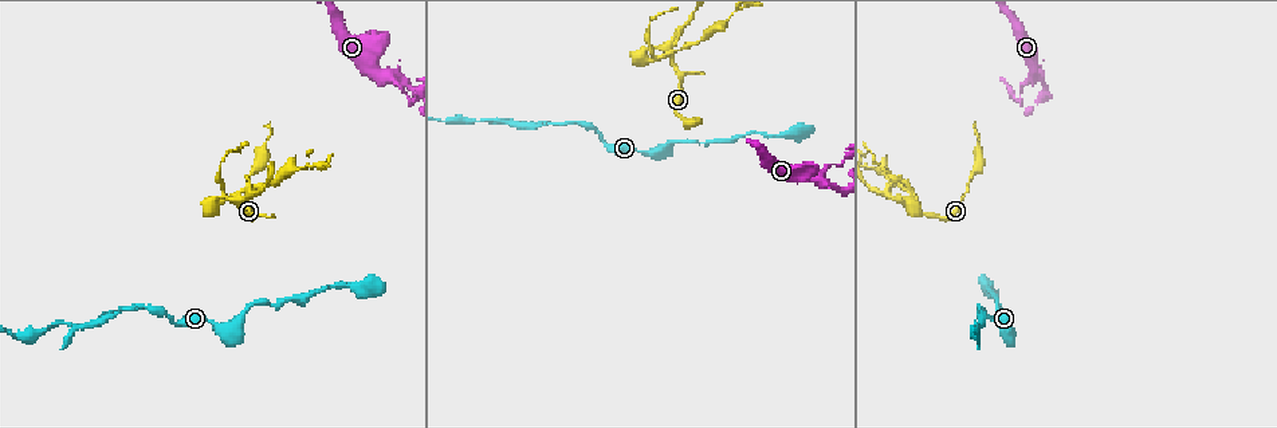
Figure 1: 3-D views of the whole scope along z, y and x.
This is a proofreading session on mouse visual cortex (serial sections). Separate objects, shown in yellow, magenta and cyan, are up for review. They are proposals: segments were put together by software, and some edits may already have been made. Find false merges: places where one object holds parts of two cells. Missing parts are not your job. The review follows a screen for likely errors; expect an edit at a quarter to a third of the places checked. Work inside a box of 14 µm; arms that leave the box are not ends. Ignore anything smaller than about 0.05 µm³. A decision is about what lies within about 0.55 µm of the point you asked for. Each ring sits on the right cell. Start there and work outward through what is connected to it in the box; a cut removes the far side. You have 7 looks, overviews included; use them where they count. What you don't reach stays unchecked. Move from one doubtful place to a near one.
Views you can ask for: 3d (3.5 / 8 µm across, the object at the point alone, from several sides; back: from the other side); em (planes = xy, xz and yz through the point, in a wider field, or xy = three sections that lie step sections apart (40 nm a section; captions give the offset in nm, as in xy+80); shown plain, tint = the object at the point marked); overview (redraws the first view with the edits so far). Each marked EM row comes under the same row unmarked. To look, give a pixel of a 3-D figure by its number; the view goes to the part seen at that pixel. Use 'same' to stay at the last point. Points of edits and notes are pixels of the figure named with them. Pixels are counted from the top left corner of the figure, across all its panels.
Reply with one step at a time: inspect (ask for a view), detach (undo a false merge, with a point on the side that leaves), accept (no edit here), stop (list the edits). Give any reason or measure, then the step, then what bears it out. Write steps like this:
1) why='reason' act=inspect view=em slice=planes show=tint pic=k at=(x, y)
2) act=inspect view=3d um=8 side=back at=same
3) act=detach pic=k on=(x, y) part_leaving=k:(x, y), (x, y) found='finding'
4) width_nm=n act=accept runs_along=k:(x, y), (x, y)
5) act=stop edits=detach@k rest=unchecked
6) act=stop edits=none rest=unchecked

why='sharp bend' act=inspect view=3d um=3.5 pic=1 at=(1009, 330)

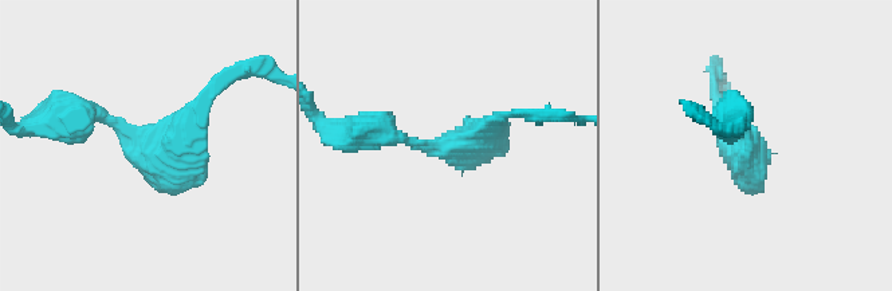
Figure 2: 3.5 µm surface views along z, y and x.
act=inspect view=em slice=xy step=5 show=tint pic=2 at=(751, 148)

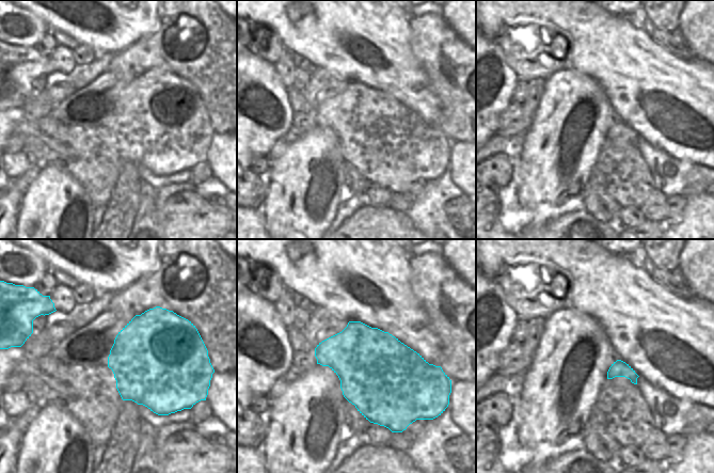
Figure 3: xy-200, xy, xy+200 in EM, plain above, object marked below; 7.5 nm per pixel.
act=accept runs_along=2:(70, 113), (169, 146), (213, 93) found='one cell here'

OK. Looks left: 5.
why='narrows sharply' act=inspect view=3d um=3.5 pic=1 at=(166, 315)

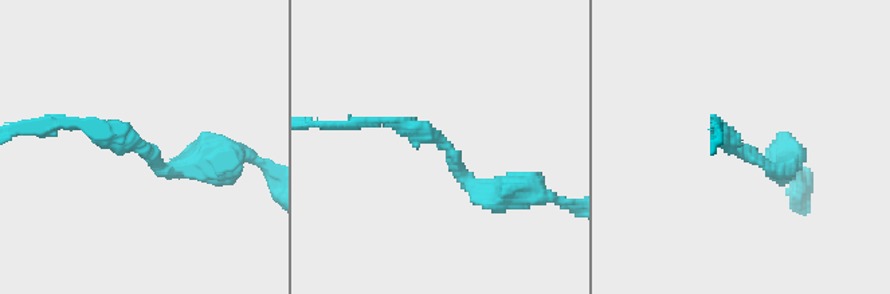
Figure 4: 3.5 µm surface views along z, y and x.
arm_widths_nm=150,250 act=inspect view=em slice=xy step=5 show=tint pic=4 at=(438, 142)

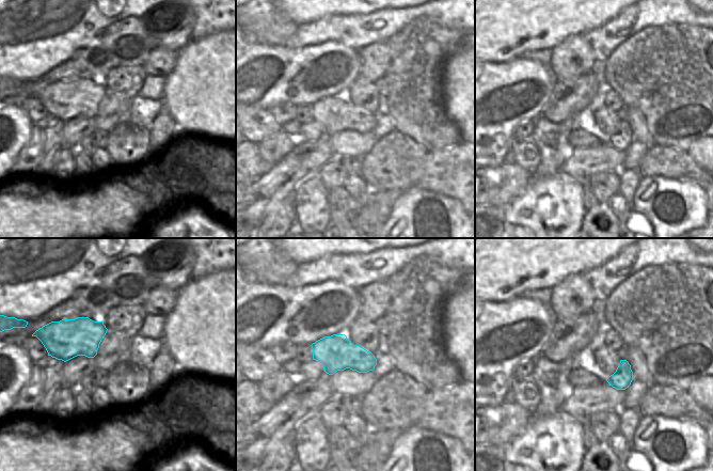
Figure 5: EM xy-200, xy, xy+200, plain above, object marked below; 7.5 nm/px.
act=inspect view=em slice=xy step=2 show=tint at=same

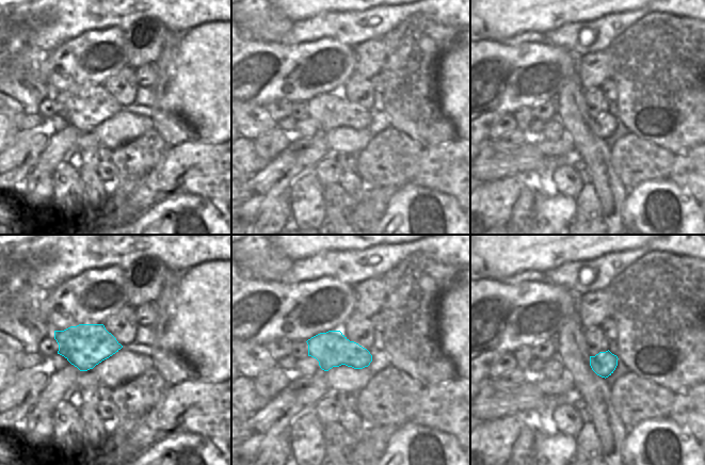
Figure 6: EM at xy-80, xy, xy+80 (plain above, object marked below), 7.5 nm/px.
act=accept runs_along=4:(498, 191), (470, 184), (432, 136), (363, 122) found='all the same cell'

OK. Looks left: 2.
why='three-way junction' act=inspect view=3d um=3.5 side=back pic=1 at=(386, 78)

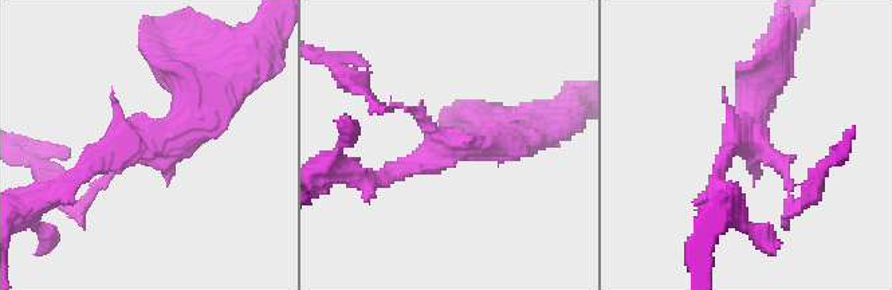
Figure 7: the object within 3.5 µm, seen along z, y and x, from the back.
act=detach pic=7 on=(91, 192) part_leaving=7:(425, 125), (413, 110), (384, 108), (342, 70) found='two cells meet here'

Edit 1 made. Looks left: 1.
act=stop edits=detach@7 rest=unchecked

